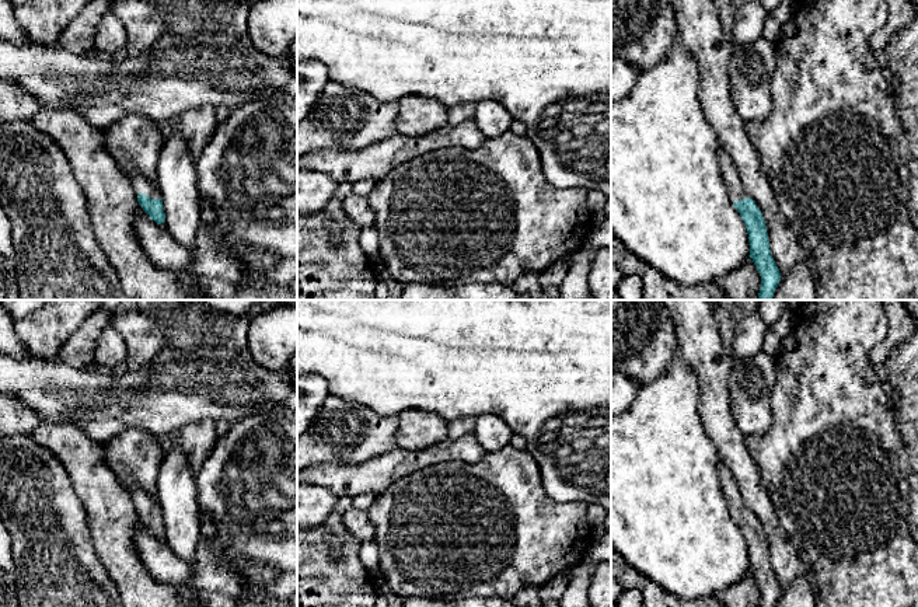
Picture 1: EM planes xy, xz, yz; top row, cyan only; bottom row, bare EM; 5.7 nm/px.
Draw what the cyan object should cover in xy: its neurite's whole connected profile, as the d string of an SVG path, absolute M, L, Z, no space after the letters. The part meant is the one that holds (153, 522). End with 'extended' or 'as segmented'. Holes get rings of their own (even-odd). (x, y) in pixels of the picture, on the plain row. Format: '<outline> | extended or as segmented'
M132 486L129 493L135 507L137 509L140 523L143 523L157 538L164 537L165 527L163 524L163 514L157 495L150 496L136 486Z | extended

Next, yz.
M723 460L718 463L718 475L729 505L729 512L747 543L750 557L748 571L761 590L760 607L775 607L782 590L769 565L767 540L760 520L746 506L737 481Z | extended

